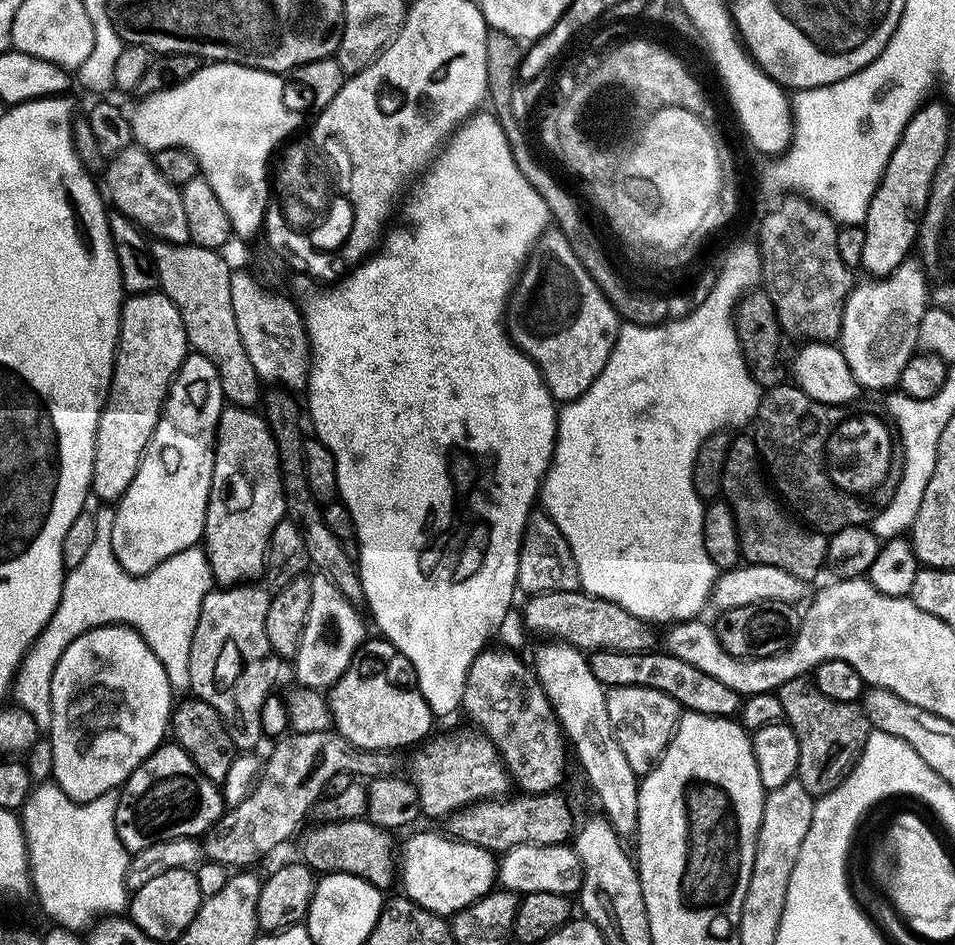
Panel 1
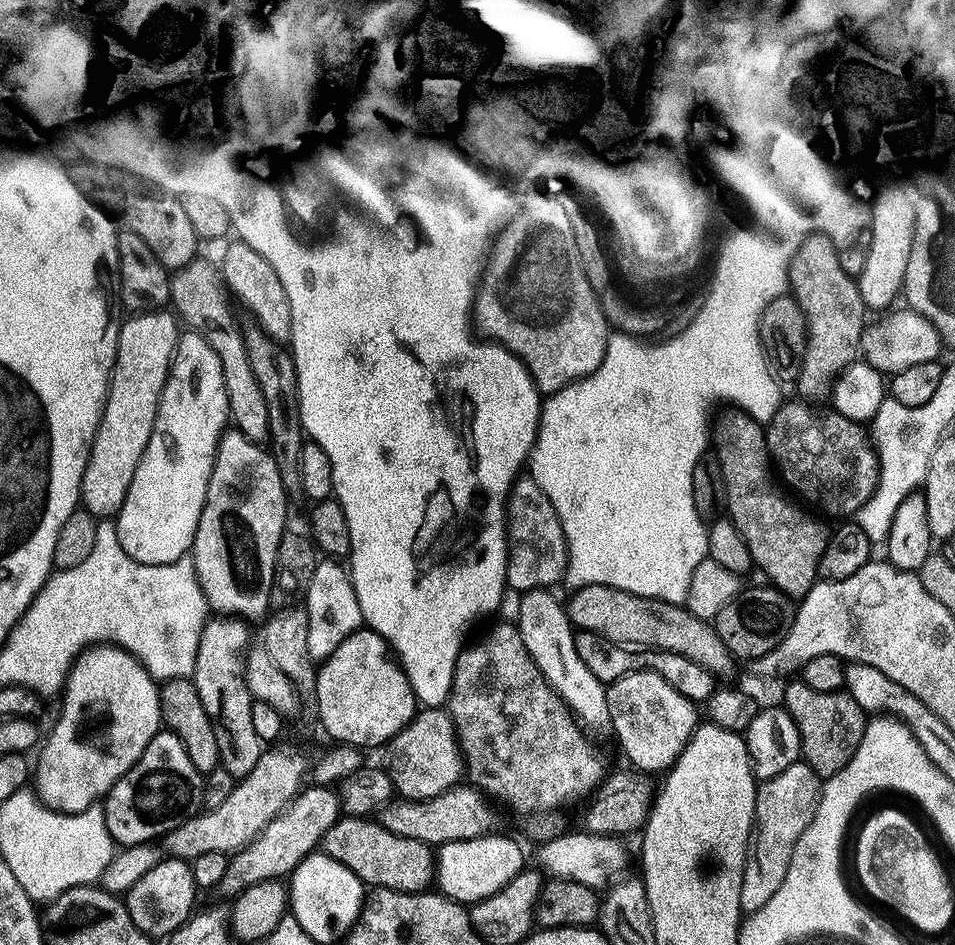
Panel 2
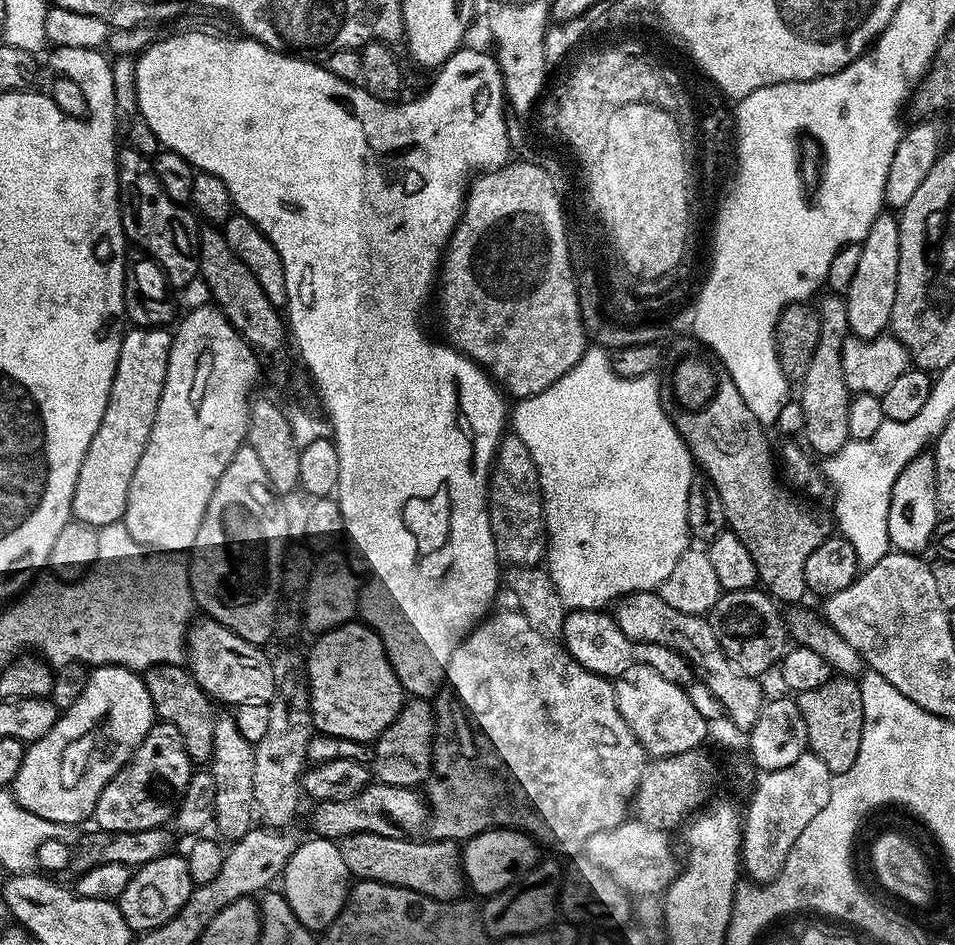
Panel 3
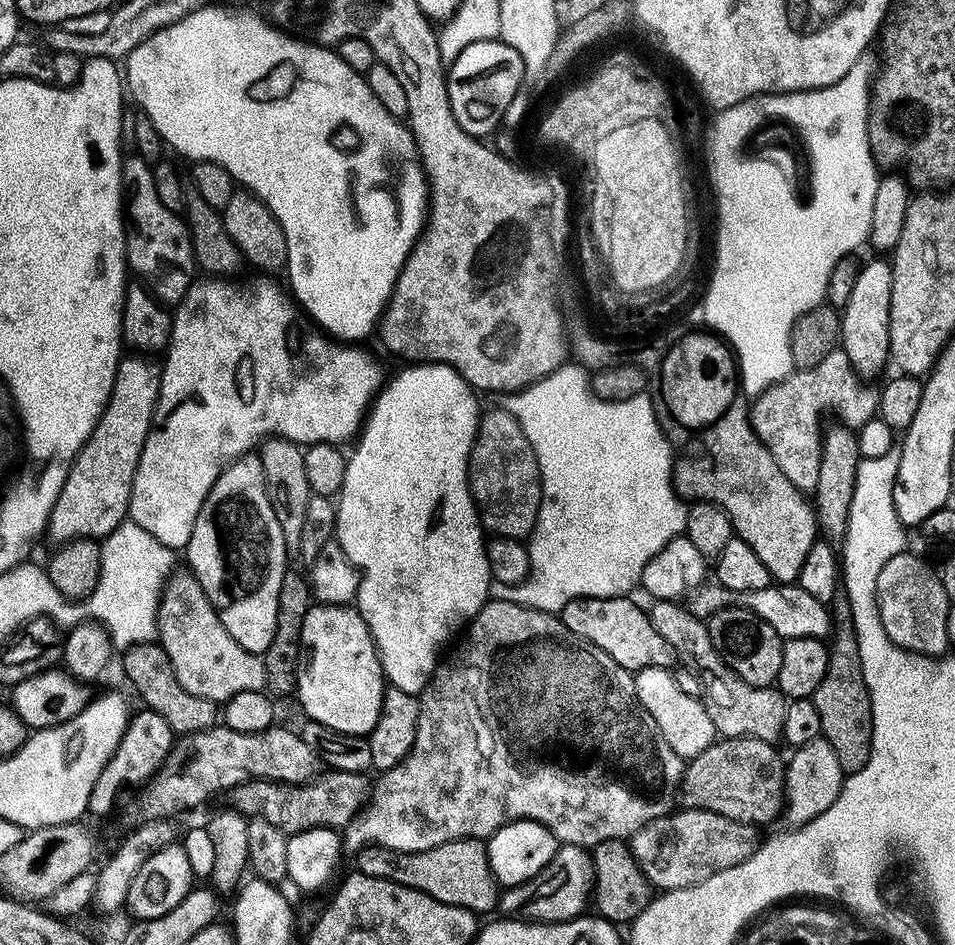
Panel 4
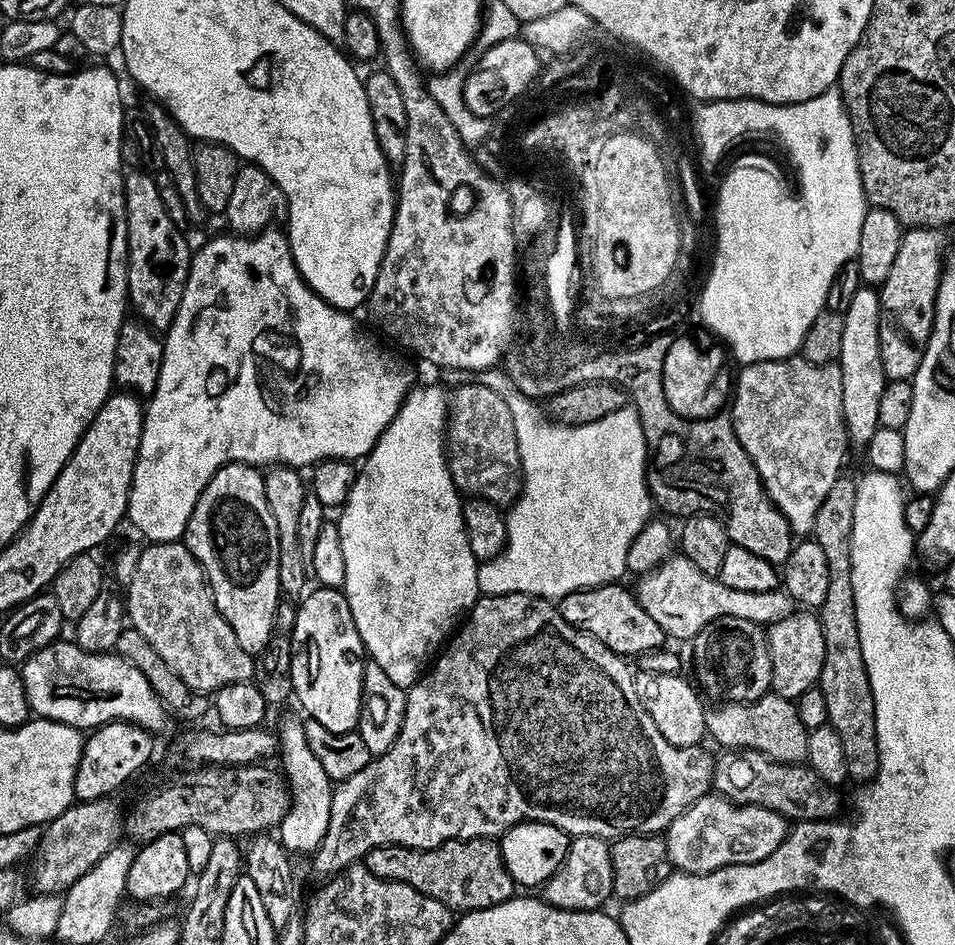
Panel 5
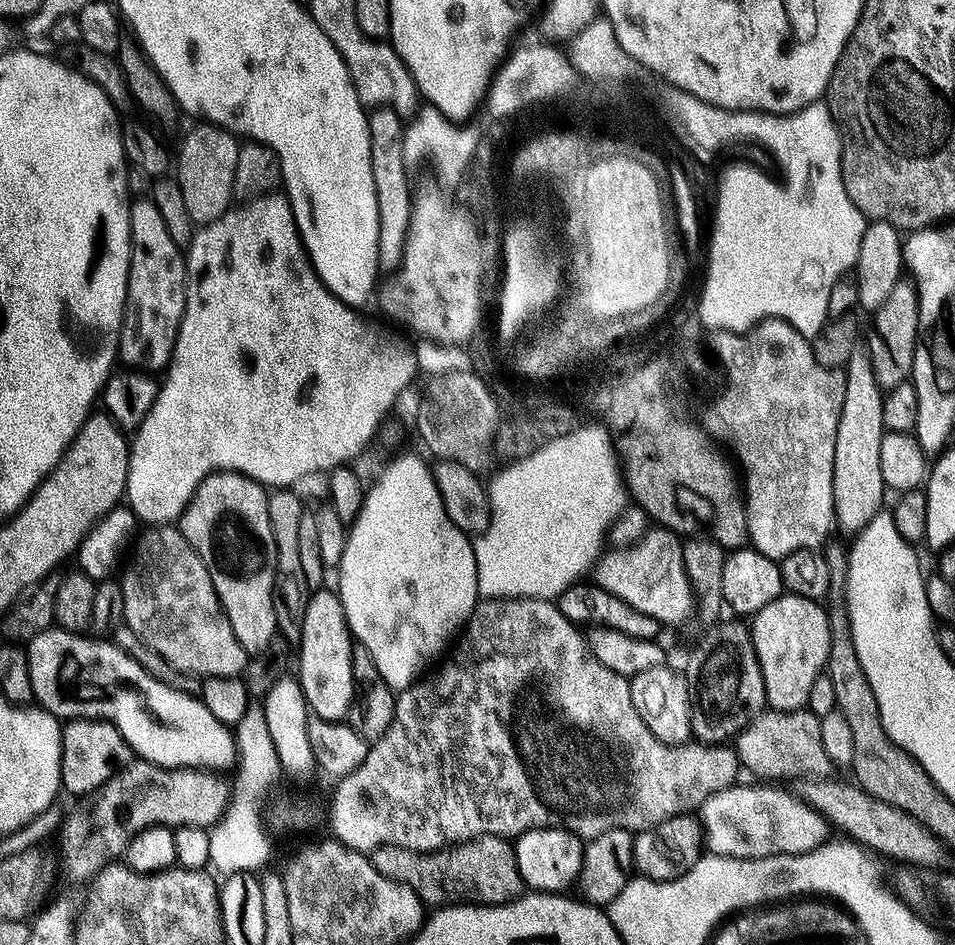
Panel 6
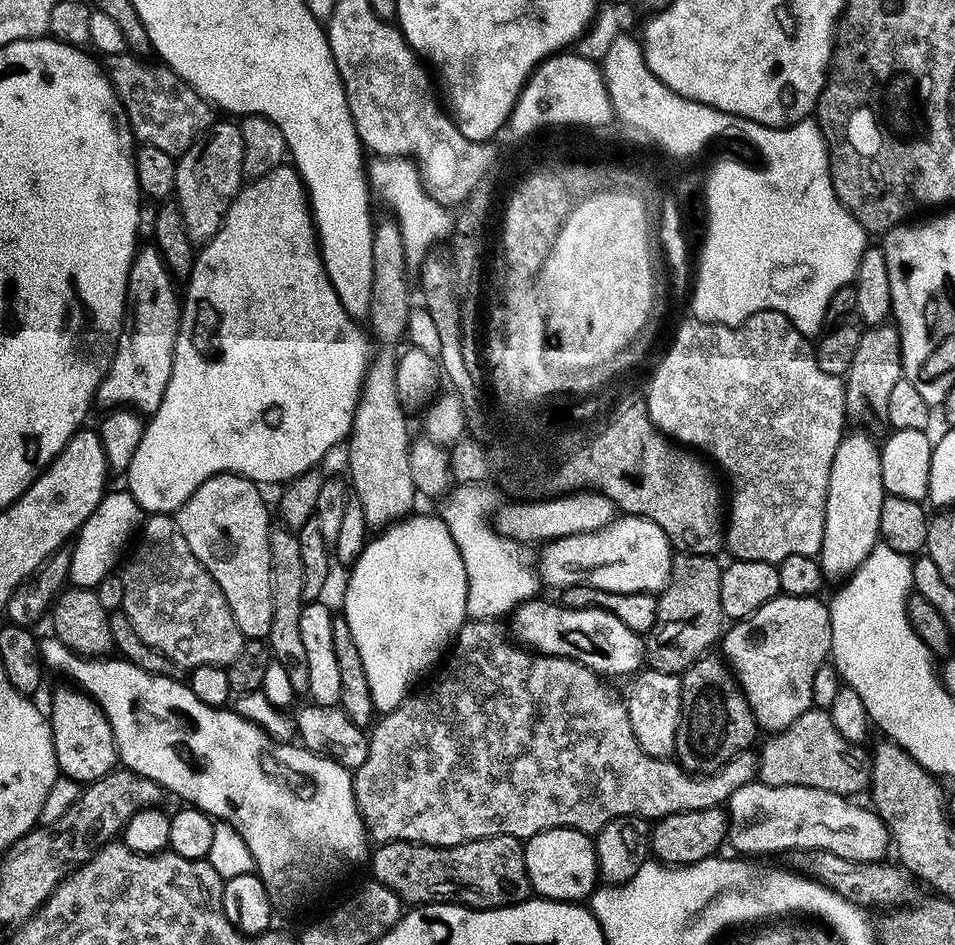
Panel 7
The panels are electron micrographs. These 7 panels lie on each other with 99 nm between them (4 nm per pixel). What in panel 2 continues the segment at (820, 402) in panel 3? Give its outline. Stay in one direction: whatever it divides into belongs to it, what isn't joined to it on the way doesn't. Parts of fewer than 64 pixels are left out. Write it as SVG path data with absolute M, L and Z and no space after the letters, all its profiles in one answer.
M818 234L806 236L796 245L788 261L787 287L804 319L804 350L798 357L794 387L800 395L797 397L808 402L829 395L832 381L857 359L858 347L866 330L866 310L860 291L855 279L844 273L836 257L836 247L833 241Z

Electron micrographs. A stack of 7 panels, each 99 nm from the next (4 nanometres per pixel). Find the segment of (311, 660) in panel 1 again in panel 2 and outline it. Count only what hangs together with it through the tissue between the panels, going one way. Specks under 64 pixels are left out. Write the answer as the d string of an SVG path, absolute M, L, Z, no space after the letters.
M332 558L321 559L306 585L306 593L308 592L306 607L310 626L310 638L306 646L313 661L316 662L323 662L330 654L334 654L340 643L362 624L360 603L352 585L349 569L345 565L343 568L340 564L343 563Z

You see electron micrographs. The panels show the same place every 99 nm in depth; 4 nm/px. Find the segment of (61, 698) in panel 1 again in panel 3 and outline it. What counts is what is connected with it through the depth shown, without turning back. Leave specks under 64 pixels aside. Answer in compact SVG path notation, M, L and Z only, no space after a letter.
M117 664L96 666L87 673L85 688L69 709L59 713L56 725L42 738L27 745L22 758L22 770L10 785L10 792L31 814L63 826L80 824L91 817L102 790L135 754L136 747L146 738L154 723L150 694L143 679L131 668L119 668Z

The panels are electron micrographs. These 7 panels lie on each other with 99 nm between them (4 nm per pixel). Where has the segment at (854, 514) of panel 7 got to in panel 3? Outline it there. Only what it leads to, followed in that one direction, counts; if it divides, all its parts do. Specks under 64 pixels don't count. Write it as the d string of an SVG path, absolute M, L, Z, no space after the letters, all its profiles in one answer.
M881 214L859 245L860 257L848 284L848 331L861 340L873 340L889 327L894 310L894 294L898 282L898 254L900 253L900 226L895 215Z

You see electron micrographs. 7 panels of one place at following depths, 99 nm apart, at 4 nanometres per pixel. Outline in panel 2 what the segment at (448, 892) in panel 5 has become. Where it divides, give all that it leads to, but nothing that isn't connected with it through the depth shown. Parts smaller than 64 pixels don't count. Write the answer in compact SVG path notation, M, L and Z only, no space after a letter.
M341 818L330 830L326 830L322 841L324 854L340 862L348 870L352 870L365 886L372 888L389 888L409 894L420 894L425 891L427 884L434 880L434 852L429 845L418 842L414 838L402 838L402 834L390 834L386 826L372 818Z

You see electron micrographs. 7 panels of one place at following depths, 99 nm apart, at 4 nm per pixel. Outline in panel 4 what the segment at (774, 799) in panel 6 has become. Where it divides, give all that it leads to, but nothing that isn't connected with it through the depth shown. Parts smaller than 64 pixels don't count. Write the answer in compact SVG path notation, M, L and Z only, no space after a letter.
M684 808L640 827L630 838L630 851L653 889L689 888L753 856L758 847L756 832L755 824L734 822L701 808Z

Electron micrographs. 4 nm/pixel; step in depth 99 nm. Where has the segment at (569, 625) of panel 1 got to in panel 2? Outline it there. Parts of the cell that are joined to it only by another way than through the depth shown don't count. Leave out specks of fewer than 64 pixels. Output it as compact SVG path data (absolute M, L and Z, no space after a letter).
M587 584L571 594L573 596L566 600L566 609L573 629L593 632L610 643L629 649L664 649L673 652L704 667L716 678L728 676L732 672L734 657L718 638L715 627L707 619L692 615L687 607L646 598L605 584Z

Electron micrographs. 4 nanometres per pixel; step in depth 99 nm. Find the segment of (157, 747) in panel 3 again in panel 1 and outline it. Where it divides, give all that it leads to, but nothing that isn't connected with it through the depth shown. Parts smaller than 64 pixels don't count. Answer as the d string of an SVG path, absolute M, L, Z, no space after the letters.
M165 742L130 773L119 789L116 828L122 846L131 854L170 838L203 837L226 811L221 789L194 766L175 742Z

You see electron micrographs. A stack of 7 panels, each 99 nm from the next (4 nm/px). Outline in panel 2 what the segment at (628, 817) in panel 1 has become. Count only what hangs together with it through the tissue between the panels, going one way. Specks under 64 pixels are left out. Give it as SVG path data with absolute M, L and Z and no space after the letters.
M547 588L531 589L529 592L523 593L523 595L519 597L520 605L516 608L514 623L516 627L520 629L520 637L526 646L526 650L530 654L530 658L534 658L538 670L544 675L544 681L561 696L564 700L564 705L568 708L568 711L572 713L573 717L575 717L585 729L607 729L609 722L608 703L606 702L606 684L599 681L598 678L586 668L582 659L579 658L578 651L575 650L575 638L577 633L572 627L565 605L554 593L556 592Z

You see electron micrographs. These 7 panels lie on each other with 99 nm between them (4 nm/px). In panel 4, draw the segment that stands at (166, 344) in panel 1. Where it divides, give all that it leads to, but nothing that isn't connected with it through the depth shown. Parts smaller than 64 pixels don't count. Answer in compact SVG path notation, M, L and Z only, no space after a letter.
M132 354L121 359L116 367L116 381L104 413L98 418L90 438L76 455L70 474L62 486L62 494L58 494L58 502L48 519L46 529L47 539L56 540L57 545L68 543L70 540L90 539L99 541L109 536L117 526L123 524L129 515L128 503L132 493L134 474L138 470L138 462L142 458L142 450L146 446L148 432L152 429L152 417L156 415L156 403L160 397L161 365L155 359L144 354Z

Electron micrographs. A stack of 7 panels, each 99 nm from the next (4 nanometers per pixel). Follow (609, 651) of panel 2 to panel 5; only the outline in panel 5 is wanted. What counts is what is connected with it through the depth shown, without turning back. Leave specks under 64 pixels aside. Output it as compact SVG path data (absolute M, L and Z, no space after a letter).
M613 582L582 591L572 591L558 602L560 616L576 629L590 633L612 652L626 658L634 658L647 652L661 649L666 642L664 631L654 618L650 617L647 607L640 603L621 583Z

